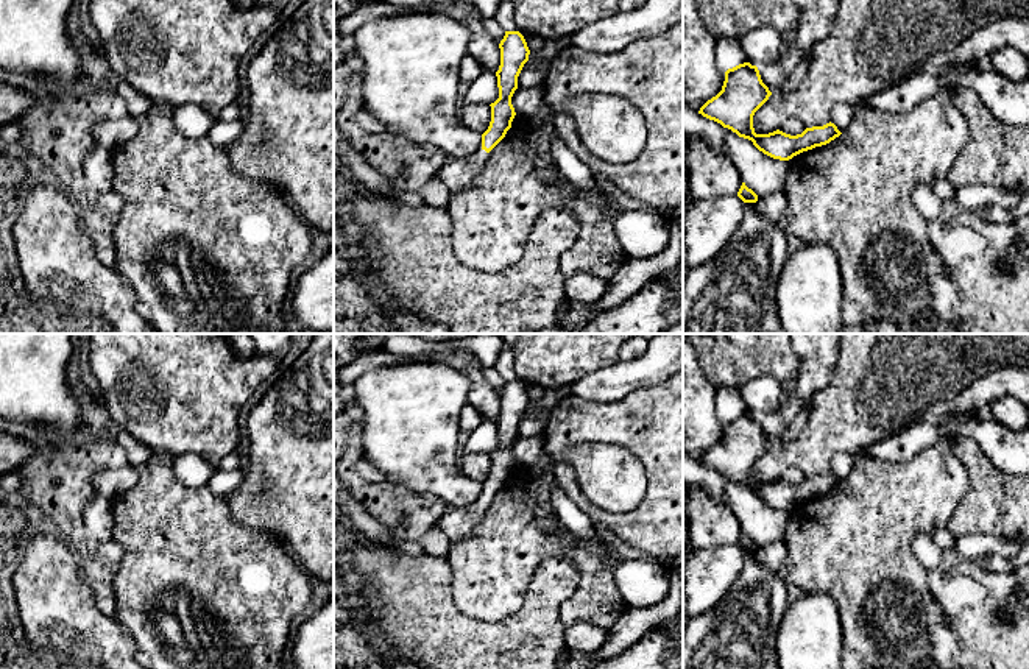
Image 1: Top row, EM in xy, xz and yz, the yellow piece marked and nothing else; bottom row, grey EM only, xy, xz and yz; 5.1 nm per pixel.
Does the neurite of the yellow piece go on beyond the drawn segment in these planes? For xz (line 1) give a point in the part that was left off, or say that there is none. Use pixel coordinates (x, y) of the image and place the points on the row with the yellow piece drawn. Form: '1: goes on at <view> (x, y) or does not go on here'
1: goes on at xz (457, 175)

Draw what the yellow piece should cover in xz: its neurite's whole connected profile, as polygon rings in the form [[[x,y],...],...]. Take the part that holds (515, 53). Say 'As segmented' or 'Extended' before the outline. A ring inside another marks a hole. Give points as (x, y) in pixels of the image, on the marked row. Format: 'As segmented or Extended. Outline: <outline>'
Extended. Outline: [[[505,31],[499,44],[500,65],[496,72],[499,98],[491,103],[491,122],[482,134],[482,148],[461,159],[451,158],[440,168],[437,178],[449,189],[451,195],[466,190],[485,167],[488,153],[505,137],[516,115],[511,97],[518,89],[518,76],[529,61],[530,50],[519,31]]]

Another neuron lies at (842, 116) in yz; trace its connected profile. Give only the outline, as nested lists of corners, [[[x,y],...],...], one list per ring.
[[[839,103],[831,112],[831,123],[837,126],[840,133],[847,131],[854,119],[856,106]]]

